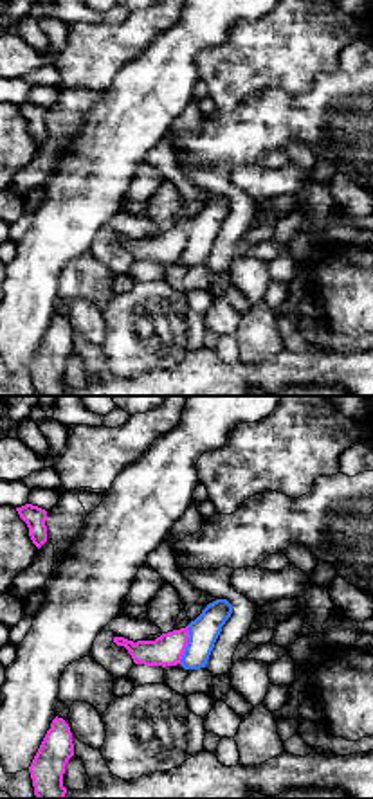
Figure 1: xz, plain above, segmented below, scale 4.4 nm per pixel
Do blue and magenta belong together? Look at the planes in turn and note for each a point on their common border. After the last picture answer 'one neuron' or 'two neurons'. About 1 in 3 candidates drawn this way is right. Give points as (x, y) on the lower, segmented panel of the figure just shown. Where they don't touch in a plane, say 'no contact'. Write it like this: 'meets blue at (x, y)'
meets blue at (188, 645)

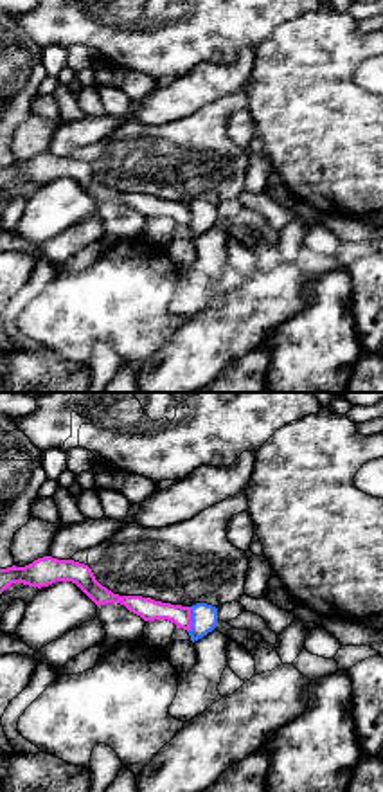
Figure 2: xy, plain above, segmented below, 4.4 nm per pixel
meets blue at (191, 620)

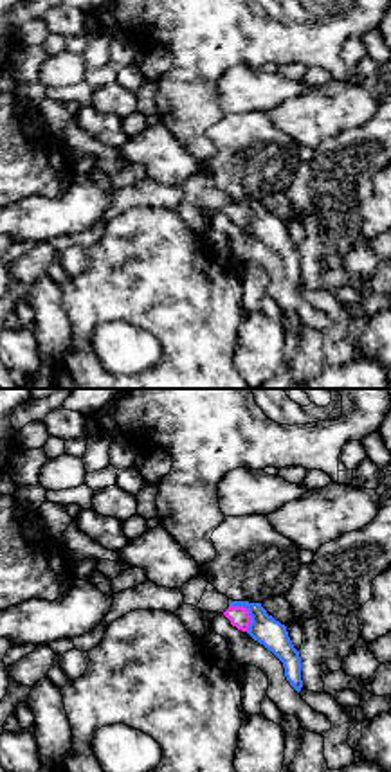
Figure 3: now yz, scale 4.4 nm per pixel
meets blue at (249, 612)

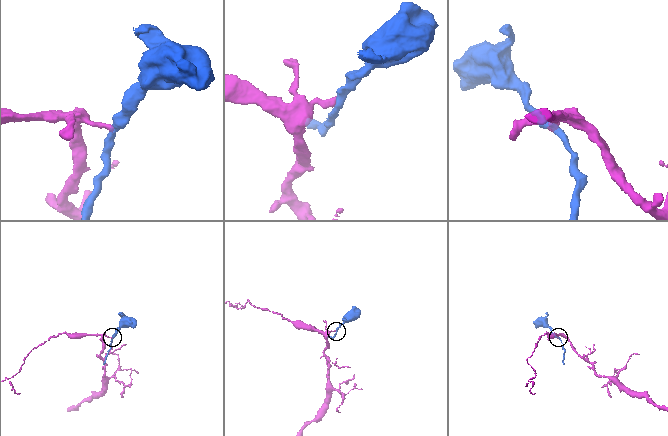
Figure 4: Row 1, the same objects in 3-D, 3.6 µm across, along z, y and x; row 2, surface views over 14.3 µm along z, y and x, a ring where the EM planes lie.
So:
two neurons

